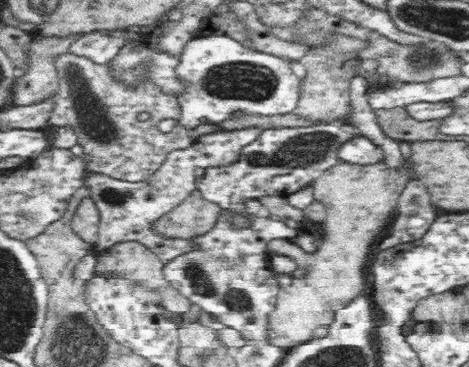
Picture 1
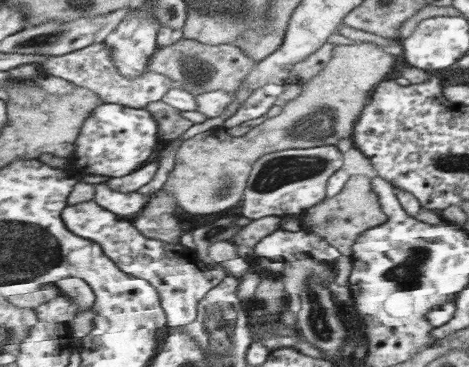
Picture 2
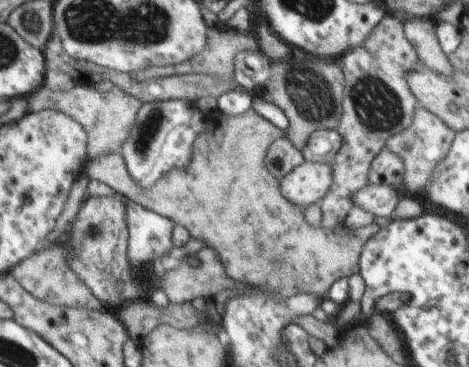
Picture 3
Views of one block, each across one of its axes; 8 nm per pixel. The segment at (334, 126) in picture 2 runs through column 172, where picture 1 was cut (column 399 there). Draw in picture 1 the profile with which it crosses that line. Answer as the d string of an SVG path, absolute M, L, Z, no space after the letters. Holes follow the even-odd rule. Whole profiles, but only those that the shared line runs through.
M342 164L338 170L324 172L312 184L312 196L322 202L326 210L326 218L322 222L324 236L320 246L312 252L300 248L294 240L272 240L268 244L270 256L288 258L294 262L294 270L290 274L290 284L280 288L276 310L268 320L272 332L266 334L266 342L272 340L274 346L288 350L290 346L296 348L306 344L312 340L316 328L334 324L336 312L362 294L362 288L368 284L366 264L370 262L370 256L374 256L376 240L386 236L382 234L386 230L384 224L406 182L406 172L394 172L386 168L386 164L366 168Z

